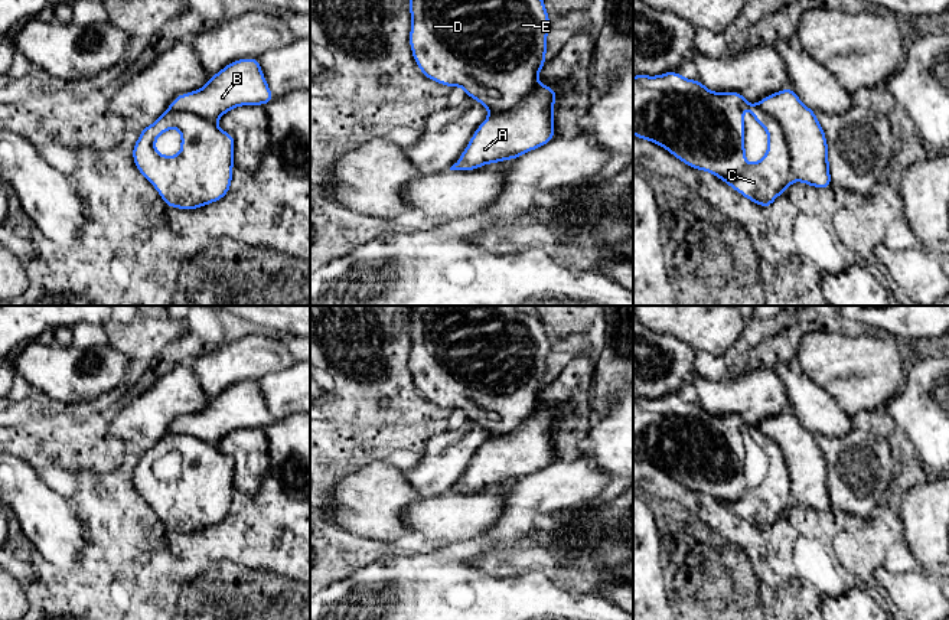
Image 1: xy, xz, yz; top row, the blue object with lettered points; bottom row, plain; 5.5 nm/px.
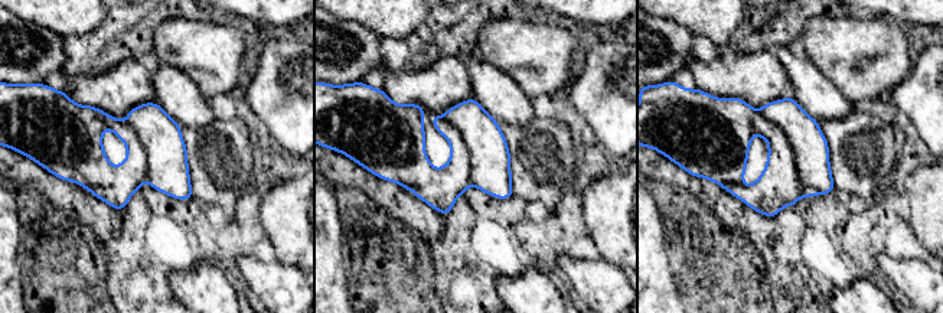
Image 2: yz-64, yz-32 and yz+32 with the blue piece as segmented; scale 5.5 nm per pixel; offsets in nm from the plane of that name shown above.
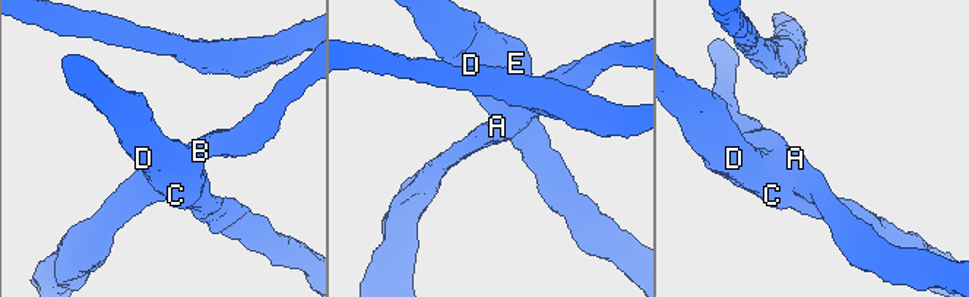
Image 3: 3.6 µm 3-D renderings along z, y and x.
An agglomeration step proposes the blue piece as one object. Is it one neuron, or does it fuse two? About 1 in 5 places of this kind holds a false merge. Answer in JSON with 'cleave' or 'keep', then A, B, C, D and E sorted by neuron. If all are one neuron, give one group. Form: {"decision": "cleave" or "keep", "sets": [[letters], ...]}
{"decision": "cleave", "sets": [["A", "B"], ["C", "D", "E"]]}

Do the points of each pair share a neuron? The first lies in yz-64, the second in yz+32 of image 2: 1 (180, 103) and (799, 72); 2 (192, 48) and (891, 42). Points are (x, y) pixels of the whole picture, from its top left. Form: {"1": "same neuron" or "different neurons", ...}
{"1": "same neuron", "2": "same neuron"}

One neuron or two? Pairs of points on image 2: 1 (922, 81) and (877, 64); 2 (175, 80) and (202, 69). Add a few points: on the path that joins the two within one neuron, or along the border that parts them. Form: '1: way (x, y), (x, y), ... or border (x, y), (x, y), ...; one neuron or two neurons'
1: border (914, 55), (909, 74), (891, 91); two neurons
2: border (159, 61), (183, 71), (206, 100); two neurons

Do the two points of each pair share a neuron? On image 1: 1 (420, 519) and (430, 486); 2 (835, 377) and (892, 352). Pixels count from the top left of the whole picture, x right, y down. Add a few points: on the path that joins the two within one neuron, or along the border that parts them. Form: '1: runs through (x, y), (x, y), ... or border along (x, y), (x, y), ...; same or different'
1: border along (449, 490), (421, 499); different
2: runs through (850, 371), (867, 371), (877, 361); same

